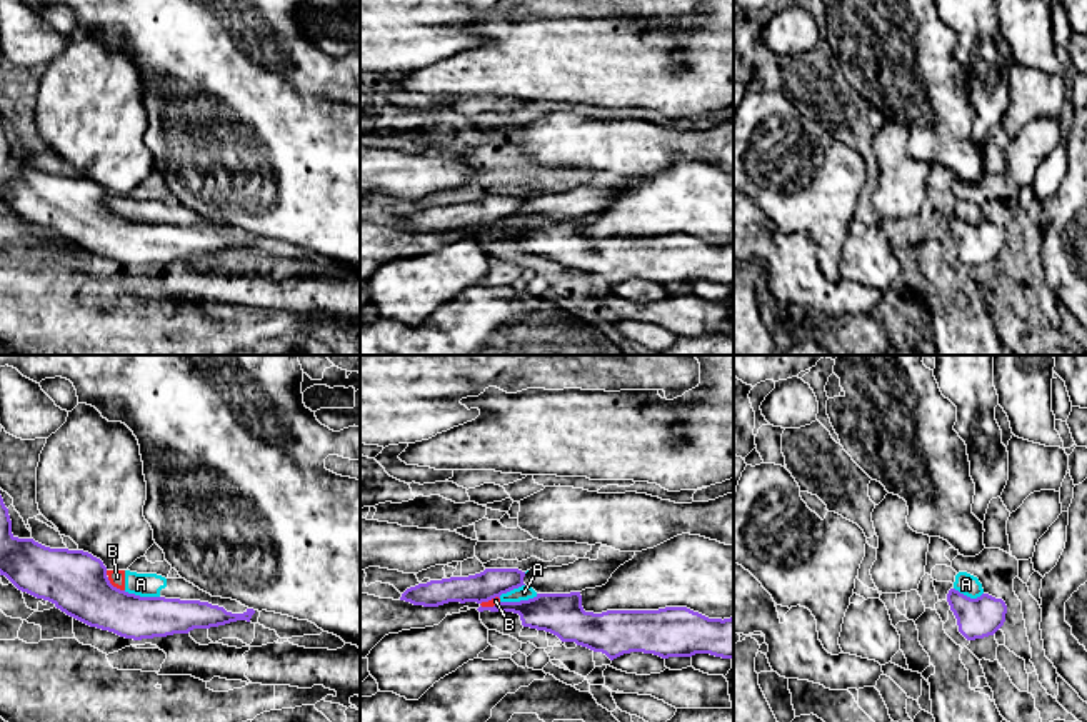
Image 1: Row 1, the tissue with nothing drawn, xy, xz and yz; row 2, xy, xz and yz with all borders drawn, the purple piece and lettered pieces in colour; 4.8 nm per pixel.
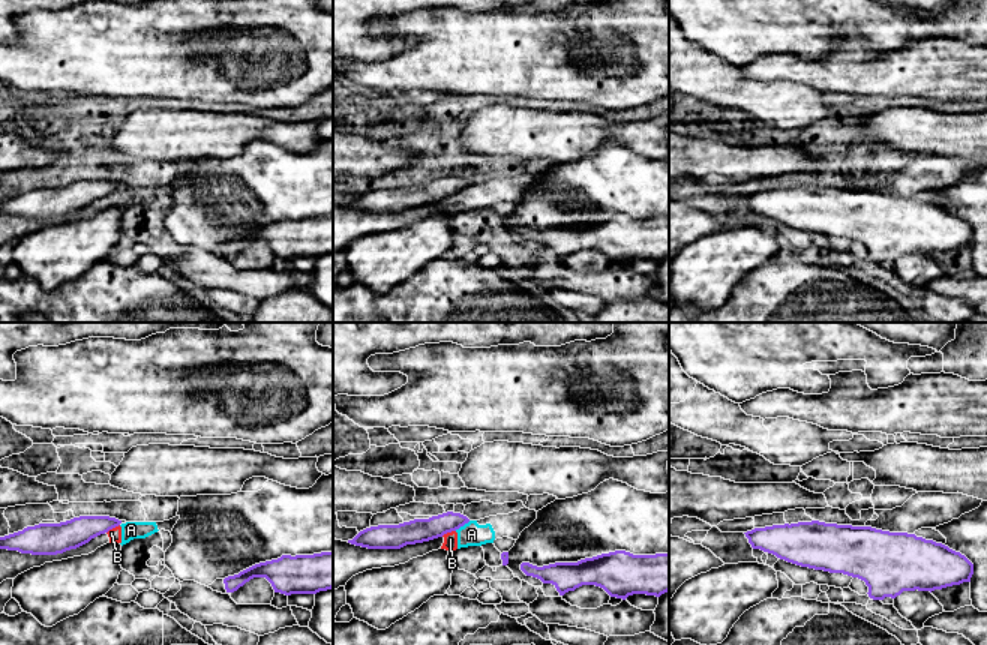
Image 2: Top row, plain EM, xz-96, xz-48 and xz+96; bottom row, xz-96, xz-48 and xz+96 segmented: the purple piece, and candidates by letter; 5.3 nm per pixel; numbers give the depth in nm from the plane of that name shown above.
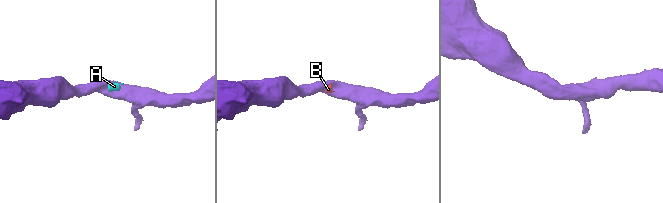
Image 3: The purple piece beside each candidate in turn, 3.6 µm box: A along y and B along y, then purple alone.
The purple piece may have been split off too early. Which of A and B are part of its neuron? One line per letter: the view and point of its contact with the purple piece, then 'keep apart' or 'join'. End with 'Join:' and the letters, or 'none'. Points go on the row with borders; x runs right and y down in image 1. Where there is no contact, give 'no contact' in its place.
A: xz (520, 601) | keep apart
B: xy (115, 587) | keep apart
Join: none

